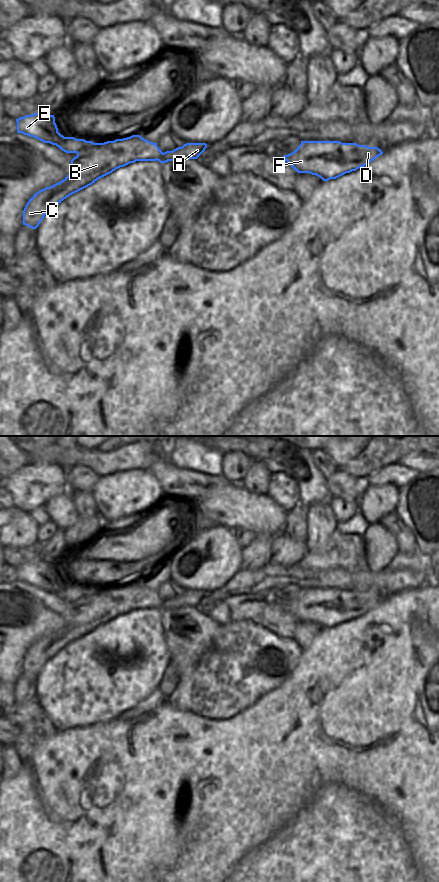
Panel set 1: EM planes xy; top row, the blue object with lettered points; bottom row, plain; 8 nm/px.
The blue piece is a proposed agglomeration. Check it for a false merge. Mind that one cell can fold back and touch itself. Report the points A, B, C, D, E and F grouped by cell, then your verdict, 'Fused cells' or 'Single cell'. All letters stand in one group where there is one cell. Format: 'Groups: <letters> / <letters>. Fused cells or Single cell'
Groups: A B C D F / E. Fused cells

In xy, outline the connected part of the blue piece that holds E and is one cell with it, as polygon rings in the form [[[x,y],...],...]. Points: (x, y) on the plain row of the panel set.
[[[41,559],[16,567],[17,581],[34,585],[44,591],[56,593],[66,601],[114,601],[107,590],[94,591],[74,585],[64,585],[58,580],[54,563],[46,563]]]

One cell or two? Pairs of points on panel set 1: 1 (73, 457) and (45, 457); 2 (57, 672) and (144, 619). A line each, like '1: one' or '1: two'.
1: one
2: one

